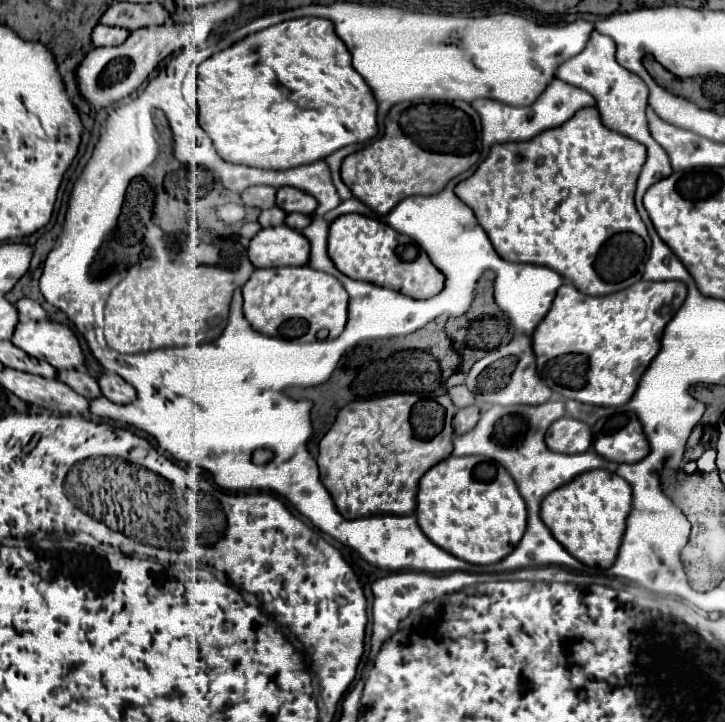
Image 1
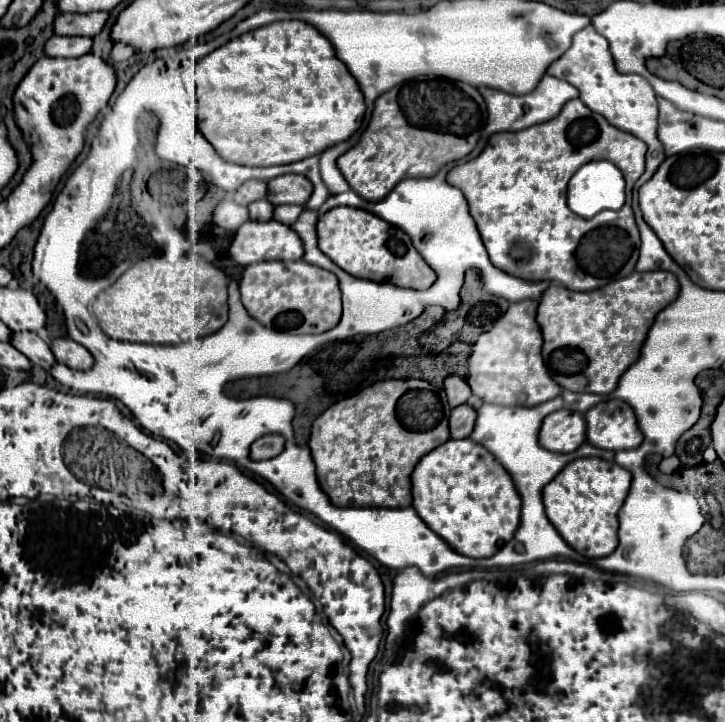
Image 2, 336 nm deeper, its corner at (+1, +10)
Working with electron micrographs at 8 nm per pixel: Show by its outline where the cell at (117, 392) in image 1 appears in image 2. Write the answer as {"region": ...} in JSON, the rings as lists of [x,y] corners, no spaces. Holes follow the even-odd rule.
{"region":[[[56,338],[52,344],[52,352],[58,362],[66,364],[72,370],[90,370],[94,366],[94,356],[70,338]]]}

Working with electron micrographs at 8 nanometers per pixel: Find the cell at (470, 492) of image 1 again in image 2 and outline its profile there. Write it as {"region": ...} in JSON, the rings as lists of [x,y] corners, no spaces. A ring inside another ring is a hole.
{"region":[[[470,438],[448,440],[426,454],[412,472],[412,496],[418,516],[456,552],[470,558],[496,554],[520,524],[520,494],[498,460]]]}

